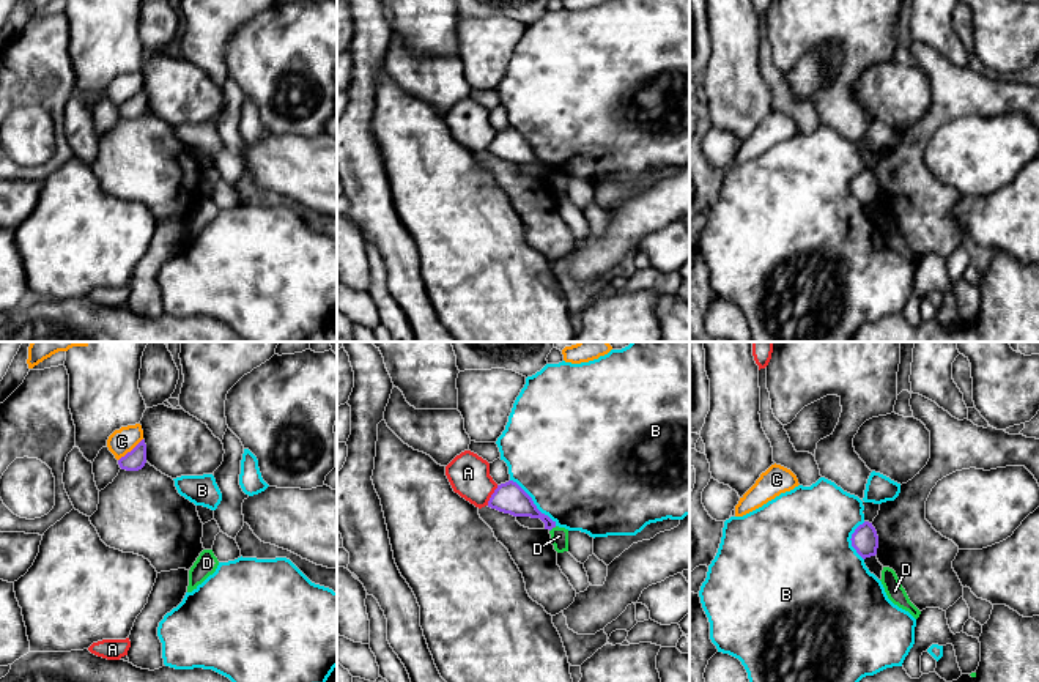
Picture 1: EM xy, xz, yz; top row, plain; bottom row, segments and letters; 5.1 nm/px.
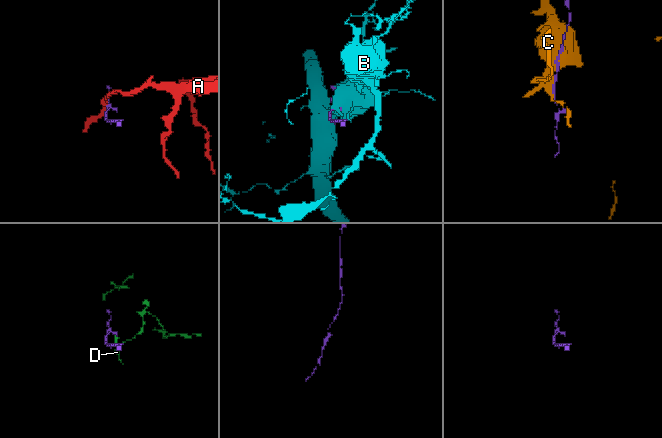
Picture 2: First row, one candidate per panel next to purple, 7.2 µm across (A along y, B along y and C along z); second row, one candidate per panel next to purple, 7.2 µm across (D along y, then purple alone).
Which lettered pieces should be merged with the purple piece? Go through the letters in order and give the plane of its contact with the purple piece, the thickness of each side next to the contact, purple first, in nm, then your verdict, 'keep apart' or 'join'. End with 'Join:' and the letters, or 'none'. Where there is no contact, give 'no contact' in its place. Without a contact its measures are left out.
A: xz | 160/200 nm | keep apart
B: xz | 160/480 nm | keep apart
C: xy | 110/130 nm | keep apart
D: xz | 150/90 nm | keep apart
Join: none

